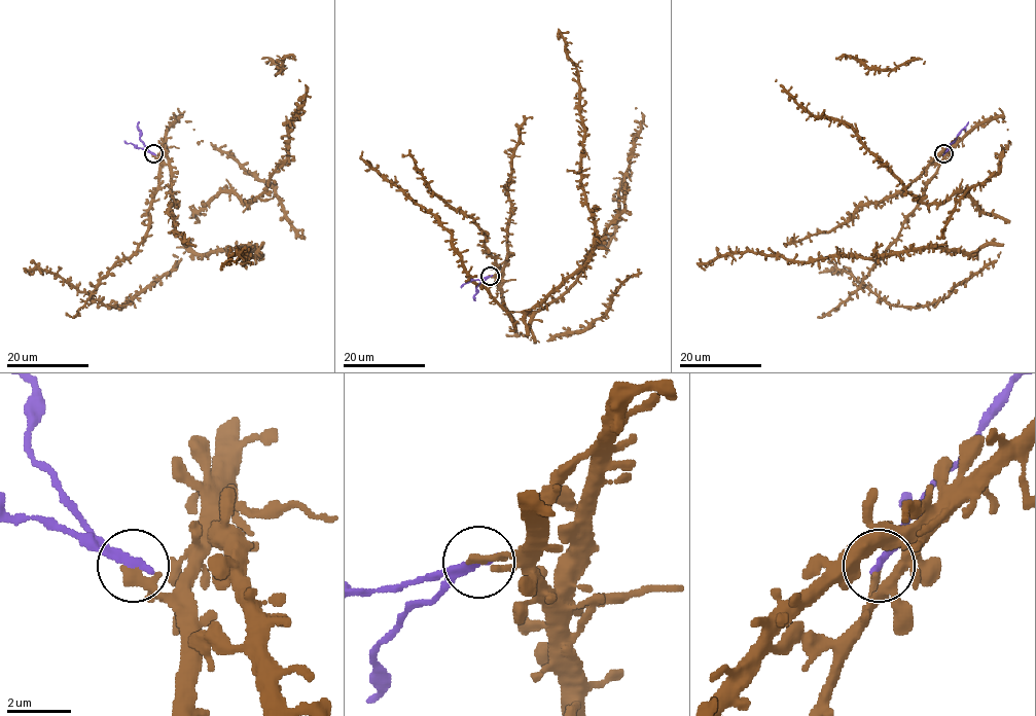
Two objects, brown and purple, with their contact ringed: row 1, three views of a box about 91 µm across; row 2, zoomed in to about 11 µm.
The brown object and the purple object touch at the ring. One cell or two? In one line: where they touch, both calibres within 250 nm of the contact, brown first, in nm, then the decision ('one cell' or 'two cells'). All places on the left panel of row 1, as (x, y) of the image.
place (153, 153); calibres 320 and 280 nm; two cells

